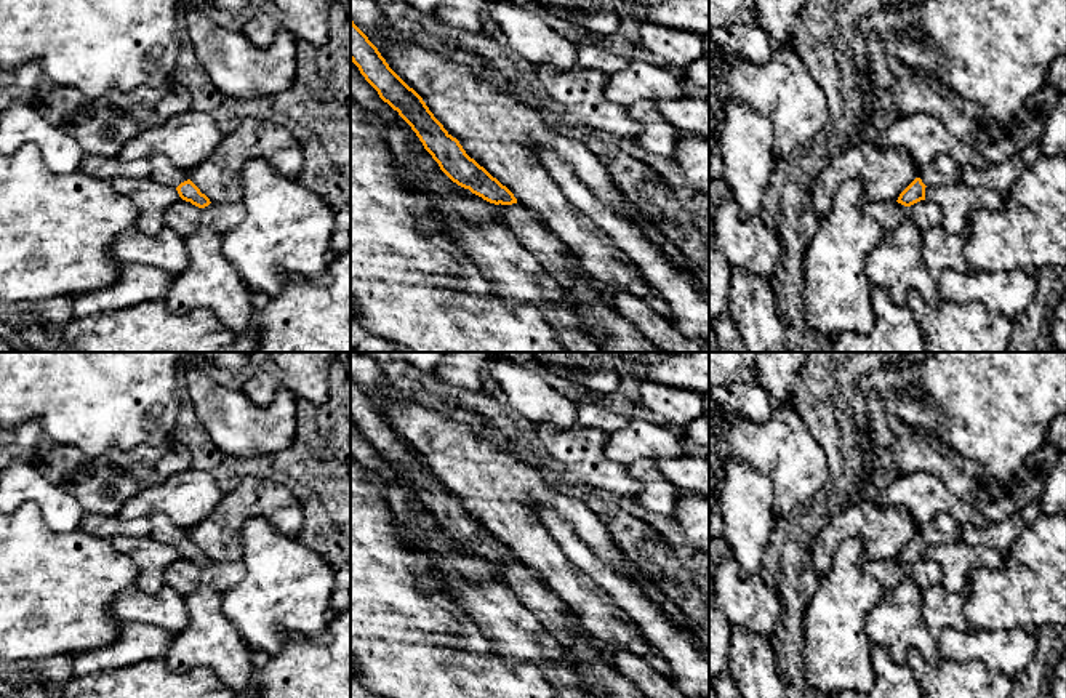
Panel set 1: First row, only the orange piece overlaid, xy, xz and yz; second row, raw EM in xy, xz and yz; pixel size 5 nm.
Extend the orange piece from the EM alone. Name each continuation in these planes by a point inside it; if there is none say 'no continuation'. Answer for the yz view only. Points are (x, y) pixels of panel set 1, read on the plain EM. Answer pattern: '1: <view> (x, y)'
1: yz (943, 529)

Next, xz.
1: xz (551, 612)

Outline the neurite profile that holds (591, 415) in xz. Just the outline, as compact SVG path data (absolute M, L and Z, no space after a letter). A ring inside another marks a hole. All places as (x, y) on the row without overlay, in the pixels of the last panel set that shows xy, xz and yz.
M595 403L578 405L576 419L578 426L597 427L608 434L619 432L629 424L627 418L608 411Z

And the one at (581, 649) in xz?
M571 631L571 642L568 647L562 647L562 663L571 669L579 677L581 690L597 698L595 693L586 685L586 682L581 677L579 664L584 661L592 661L603 658L608 653L608 648L603 645L599 645L597 640L584 634L583 631Z

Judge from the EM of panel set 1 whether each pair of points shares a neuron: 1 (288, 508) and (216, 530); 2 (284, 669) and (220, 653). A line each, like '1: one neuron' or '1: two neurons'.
1: one neuron
2: two neurons

